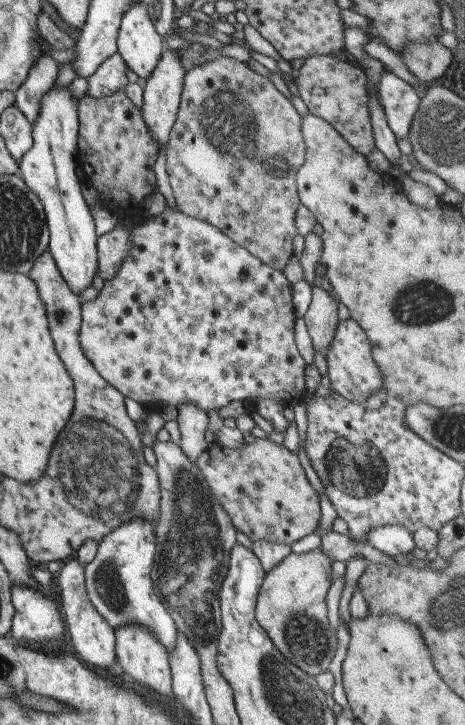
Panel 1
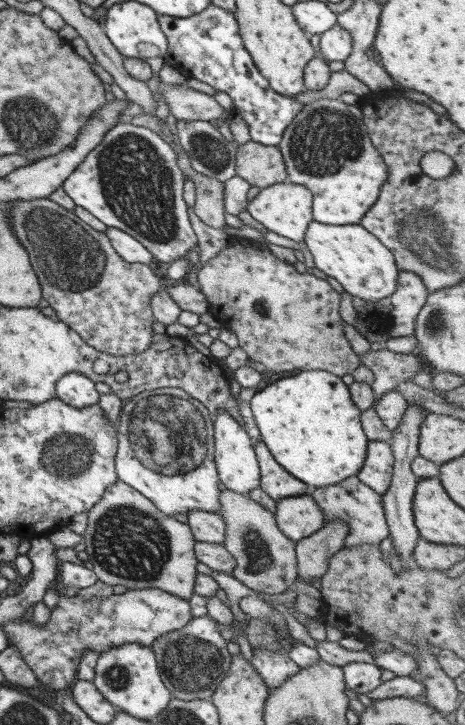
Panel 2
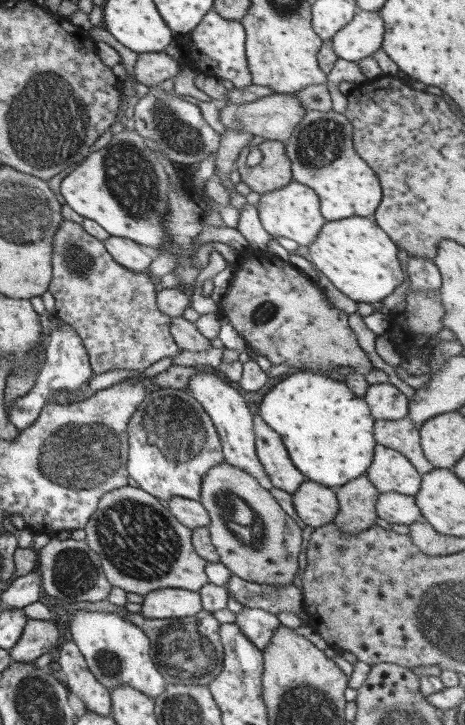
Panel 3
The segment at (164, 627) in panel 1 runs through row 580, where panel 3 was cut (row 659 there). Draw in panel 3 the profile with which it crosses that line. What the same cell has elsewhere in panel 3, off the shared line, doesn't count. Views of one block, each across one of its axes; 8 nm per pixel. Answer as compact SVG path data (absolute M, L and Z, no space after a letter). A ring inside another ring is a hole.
M59 602L69 614L71 640L80 650L89 672L107 690L129 685L154 699L163 692L165 679L159 674L151 658L147 635L136 625L123 620L117 612L77 610L72 604Z

